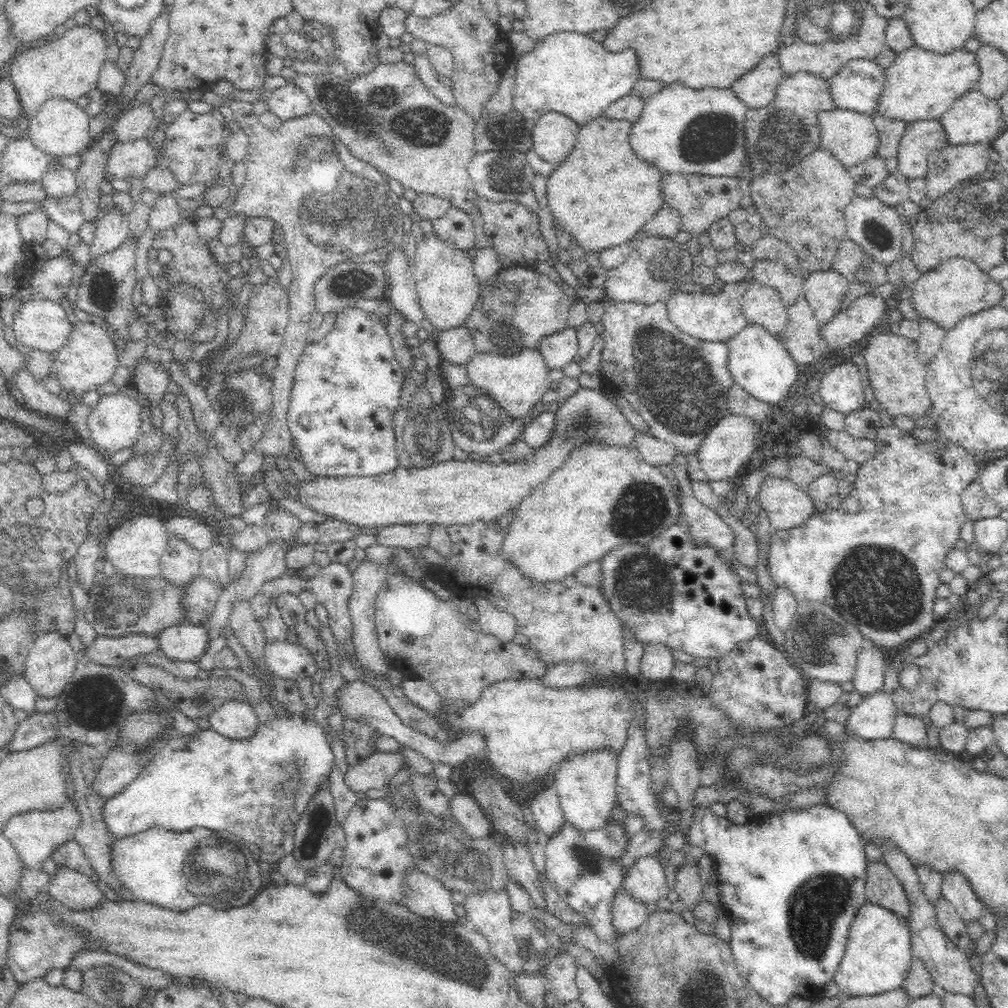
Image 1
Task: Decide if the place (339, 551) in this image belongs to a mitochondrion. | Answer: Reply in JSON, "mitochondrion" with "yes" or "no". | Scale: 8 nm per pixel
{"mitochondrion":"no"}

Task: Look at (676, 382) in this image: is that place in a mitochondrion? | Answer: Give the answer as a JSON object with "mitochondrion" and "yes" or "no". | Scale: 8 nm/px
{"mitochondrion":"yes"}

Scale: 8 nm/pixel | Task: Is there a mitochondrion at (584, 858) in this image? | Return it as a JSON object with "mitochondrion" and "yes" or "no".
{"mitochondrion":"yes"}

